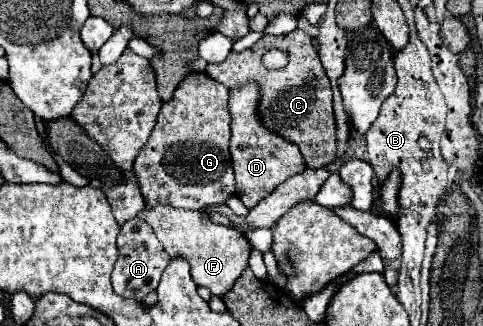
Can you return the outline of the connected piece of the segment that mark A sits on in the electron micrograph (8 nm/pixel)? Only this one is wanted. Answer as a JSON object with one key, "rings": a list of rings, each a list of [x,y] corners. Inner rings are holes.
{"rings":[[[136,217],[132,221],[126,221],[122,225],[120,235],[118,235],[118,251],[120,251],[120,257],[118,257],[118,261],[114,265],[114,271],[112,271],[114,293],[124,297],[124,299],[144,301],[144,297],[158,287],[160,275],[162,275],[164,267],[168,265],[170,255],[160,245],[152,227],[146,221],[142,221],[140,217]]]}

